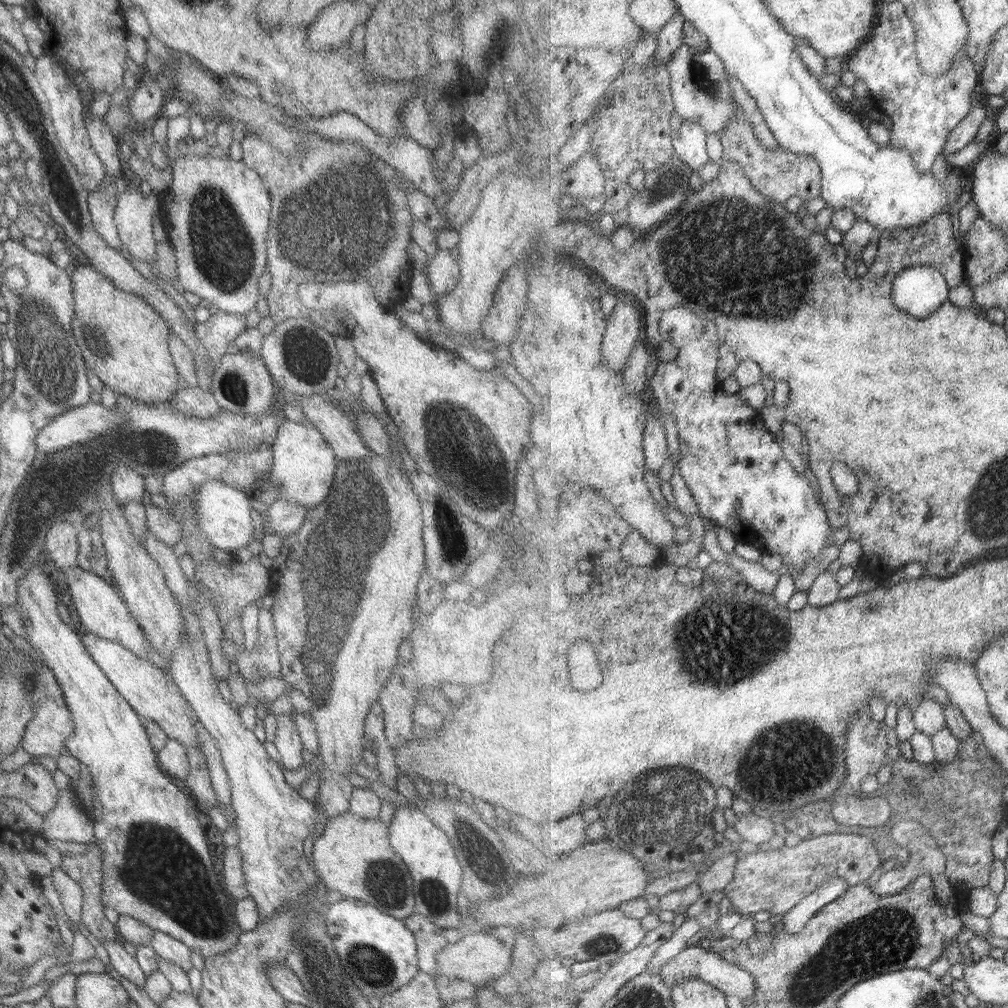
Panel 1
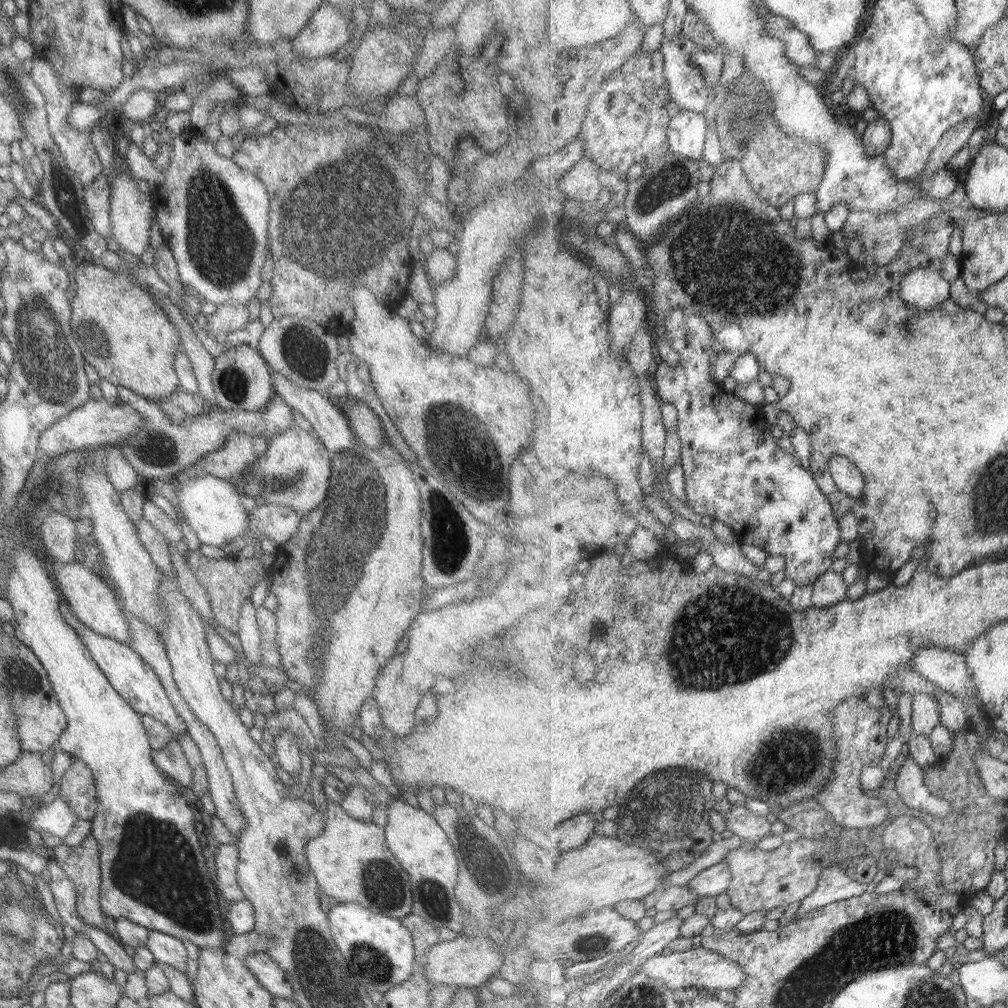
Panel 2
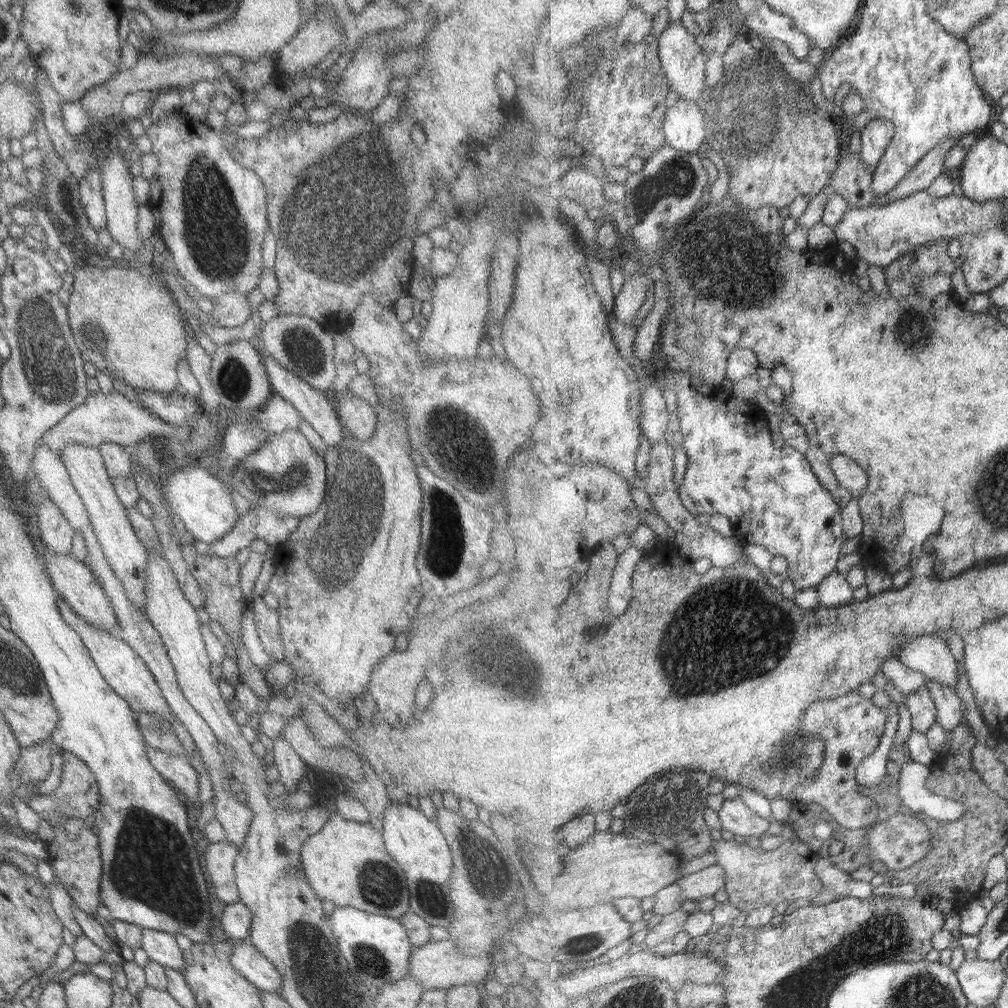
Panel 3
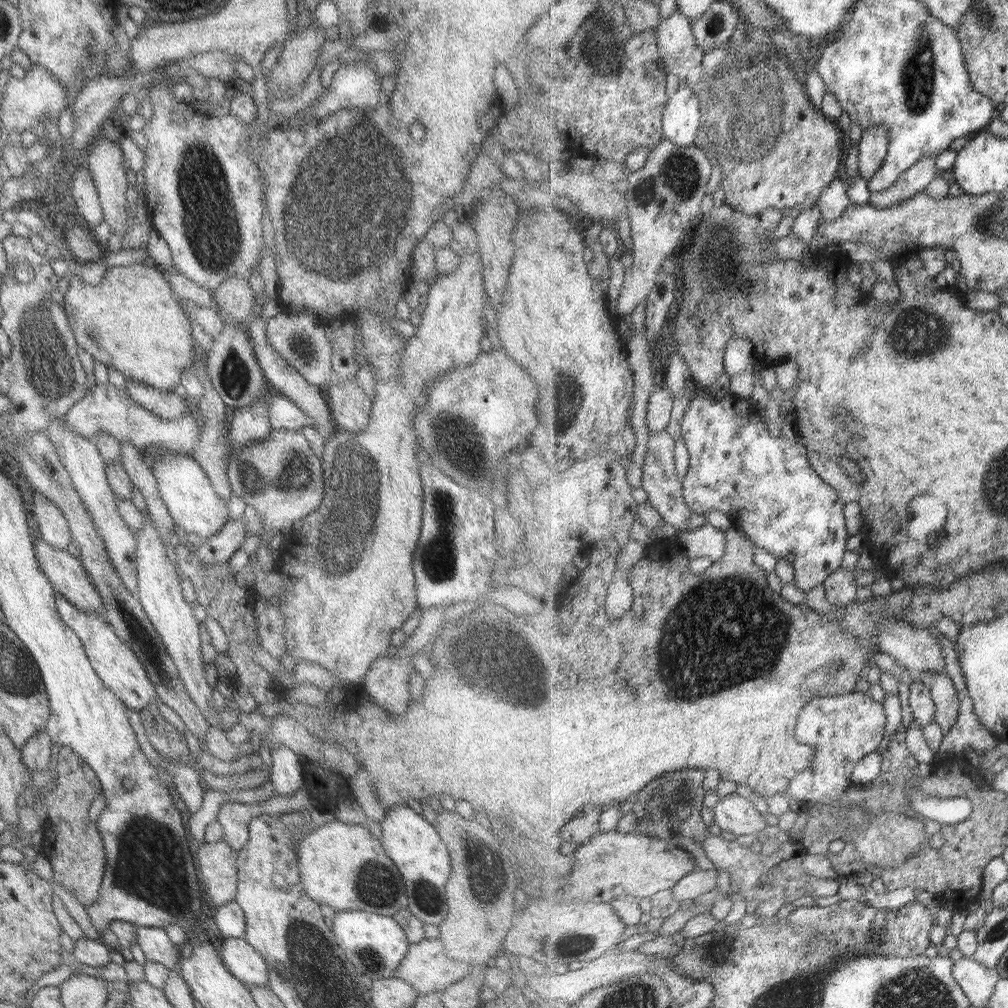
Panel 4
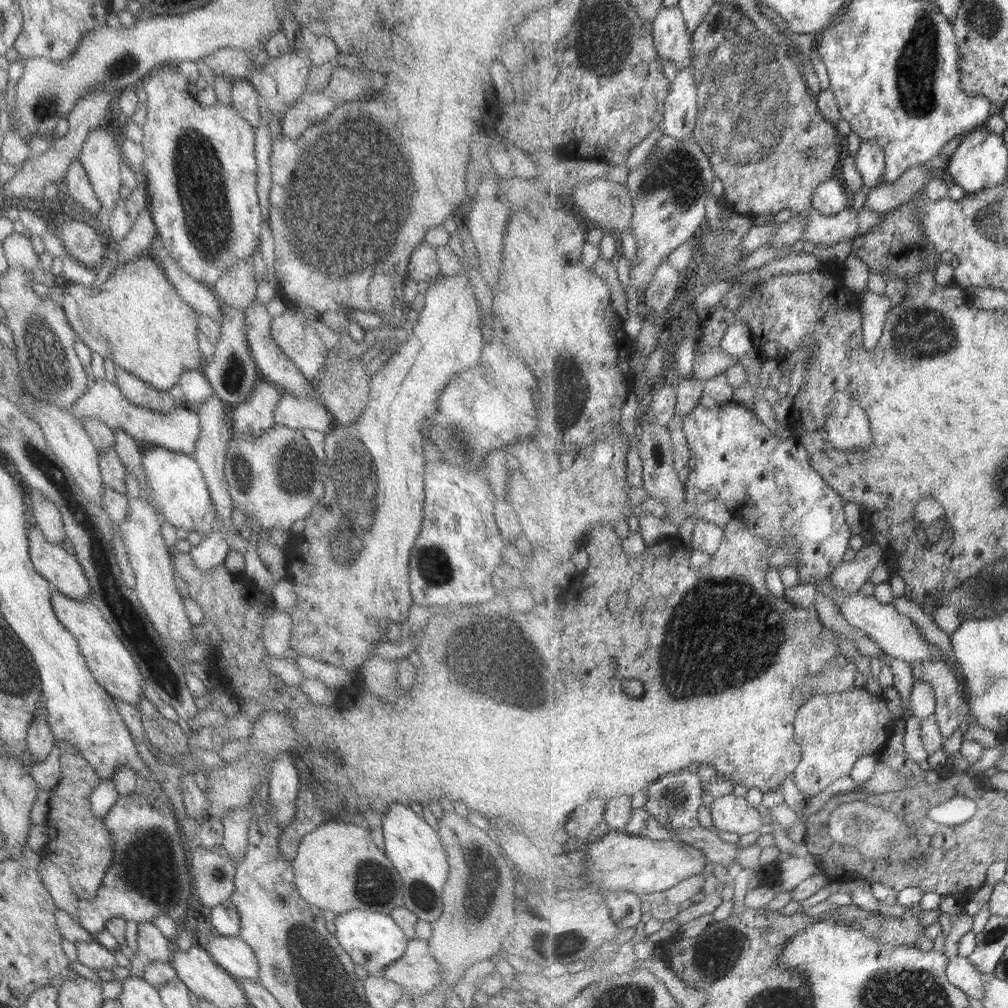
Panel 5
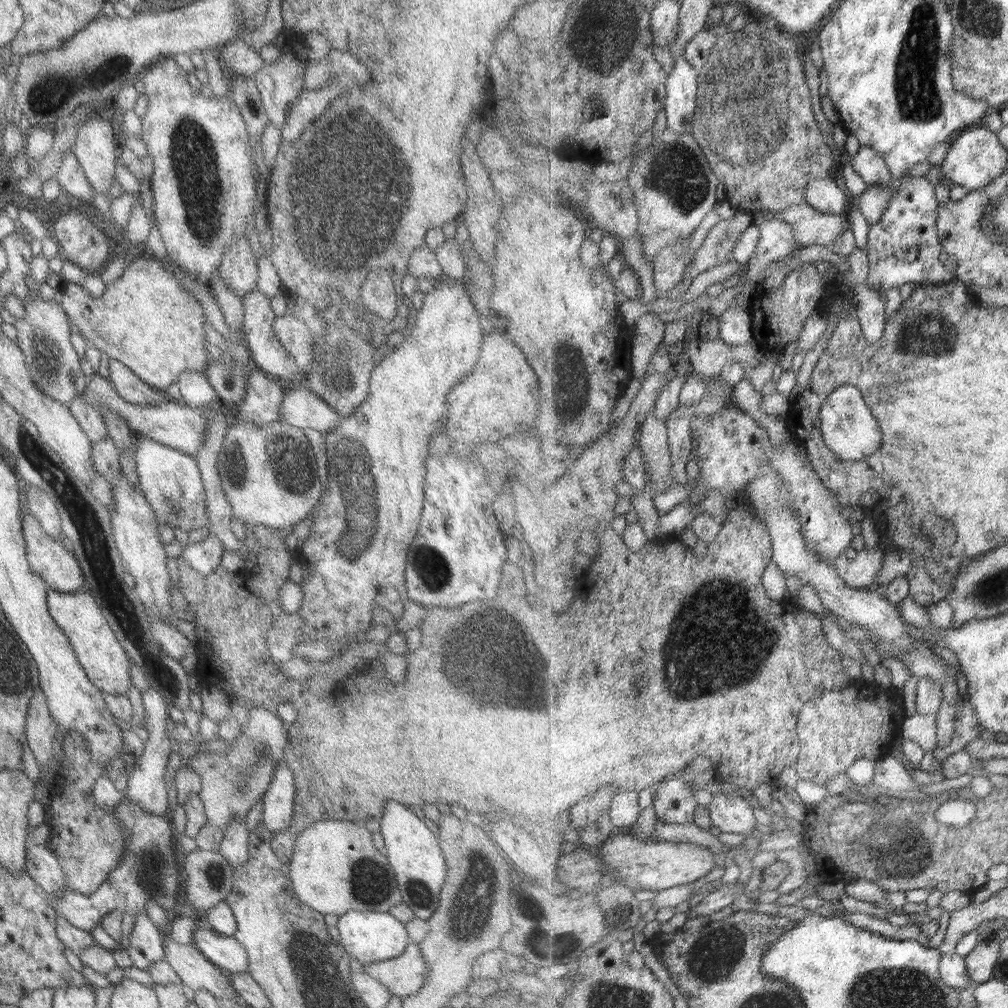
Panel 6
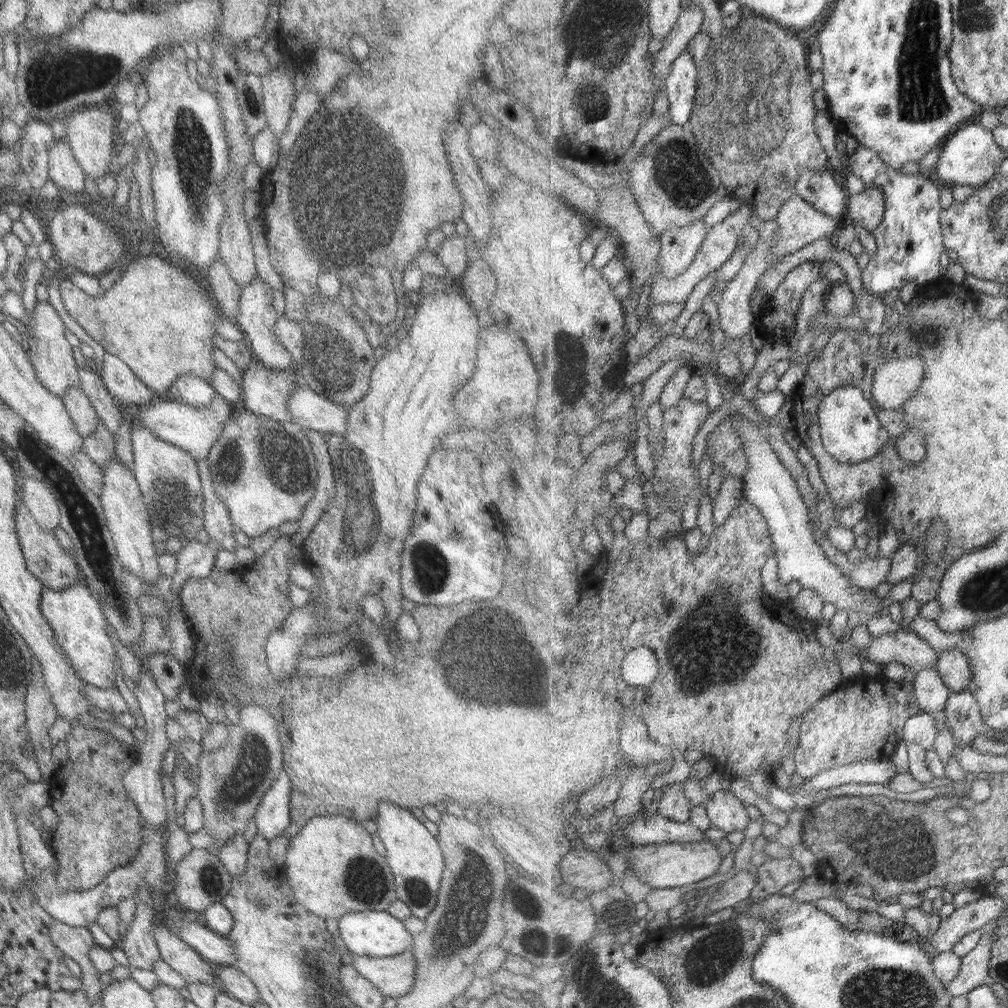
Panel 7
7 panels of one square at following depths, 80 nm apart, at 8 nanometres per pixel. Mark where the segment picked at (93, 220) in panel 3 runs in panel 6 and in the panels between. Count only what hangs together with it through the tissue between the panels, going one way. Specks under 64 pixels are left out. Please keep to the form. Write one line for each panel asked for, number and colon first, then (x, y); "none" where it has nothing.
4: (83, 194)
5: (77, 186)
6: (69, 176)

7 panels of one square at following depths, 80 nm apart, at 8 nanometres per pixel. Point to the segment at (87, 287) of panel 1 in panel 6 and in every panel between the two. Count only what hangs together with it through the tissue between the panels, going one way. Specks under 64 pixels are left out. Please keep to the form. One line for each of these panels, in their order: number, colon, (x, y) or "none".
2: (119, 329)
3: (126, 324)
4: (130, 319)
5: (135, 318)
6: (143, 319)

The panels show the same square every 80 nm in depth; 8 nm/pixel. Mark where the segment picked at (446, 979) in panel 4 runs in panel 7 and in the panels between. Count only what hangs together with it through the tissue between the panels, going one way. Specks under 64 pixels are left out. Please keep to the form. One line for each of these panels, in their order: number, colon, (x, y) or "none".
5: (416, 971)
6: (404, 975)
7: (393, 976)

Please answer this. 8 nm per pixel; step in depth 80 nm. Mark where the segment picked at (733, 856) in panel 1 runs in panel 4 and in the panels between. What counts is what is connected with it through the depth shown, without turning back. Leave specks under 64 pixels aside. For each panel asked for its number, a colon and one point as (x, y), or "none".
2: (716, 880)
3: (707, 882)
4: (696, 883)

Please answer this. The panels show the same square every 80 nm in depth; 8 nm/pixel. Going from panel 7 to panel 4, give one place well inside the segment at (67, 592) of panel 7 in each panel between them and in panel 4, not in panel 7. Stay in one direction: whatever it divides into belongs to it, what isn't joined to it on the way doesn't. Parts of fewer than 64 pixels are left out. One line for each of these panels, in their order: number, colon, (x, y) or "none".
4: (112, 661)
5: (107, 660)
6: (103, 661)

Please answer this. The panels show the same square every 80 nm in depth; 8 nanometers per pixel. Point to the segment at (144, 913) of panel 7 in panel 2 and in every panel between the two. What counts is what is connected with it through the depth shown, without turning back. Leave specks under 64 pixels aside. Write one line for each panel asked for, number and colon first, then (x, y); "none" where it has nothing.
2: (166, 950)
3: (160, 947)
4: (155, 945)
5: (151, 946)
6: (145, 941)

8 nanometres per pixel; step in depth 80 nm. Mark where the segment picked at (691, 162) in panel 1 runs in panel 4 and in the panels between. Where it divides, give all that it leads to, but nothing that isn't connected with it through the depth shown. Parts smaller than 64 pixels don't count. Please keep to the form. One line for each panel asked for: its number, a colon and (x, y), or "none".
2: (687, 131)
3: (685, 128)
4: (682, 119)

